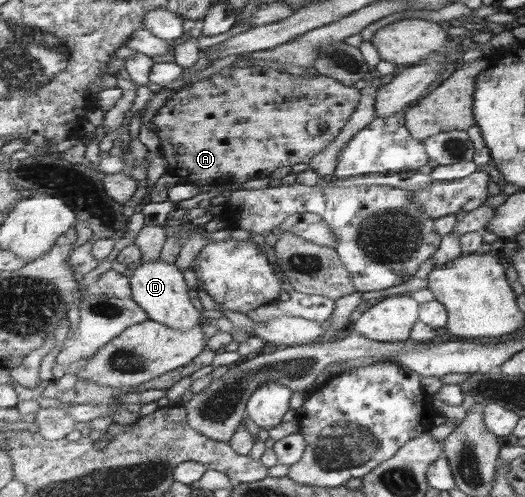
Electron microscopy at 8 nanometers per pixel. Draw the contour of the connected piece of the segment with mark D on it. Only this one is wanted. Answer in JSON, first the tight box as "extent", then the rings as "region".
{"extent":[131,261,203,331],"region":[[[141,261],[131,269],[132,299],[149,314],[149,320],[161,322],[163,325],[189,331],[203,319],[203,313],[191,303],[191,295],[183,272],[176,262]]]}

